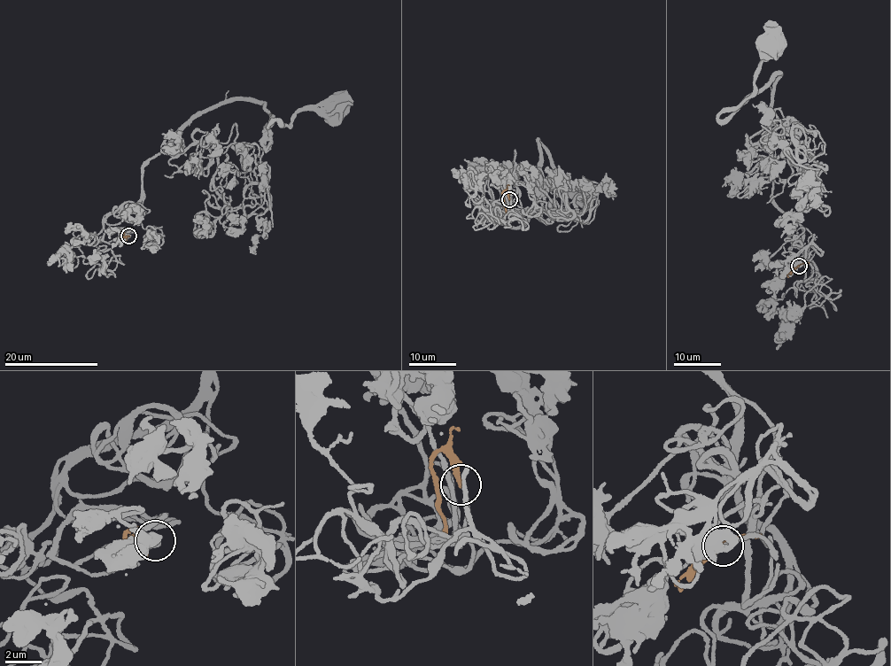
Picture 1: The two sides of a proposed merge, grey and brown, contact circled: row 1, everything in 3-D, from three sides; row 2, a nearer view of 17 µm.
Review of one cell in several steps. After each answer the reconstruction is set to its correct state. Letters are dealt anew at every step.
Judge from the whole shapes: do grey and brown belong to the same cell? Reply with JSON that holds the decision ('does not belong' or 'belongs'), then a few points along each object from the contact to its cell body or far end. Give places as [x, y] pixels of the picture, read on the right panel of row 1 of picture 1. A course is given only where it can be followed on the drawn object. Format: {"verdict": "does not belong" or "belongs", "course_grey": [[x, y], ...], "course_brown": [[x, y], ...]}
{"verdict": "belongs", "course_grey": [[800, 265], [812, 265], [805, 281], [800, 224], [773, 198], [780, 73], [719, 119], [751, 94], [772, 42]], "course_brown": [[800, 265], [791, 273], [800, 264], [809, 263]]}

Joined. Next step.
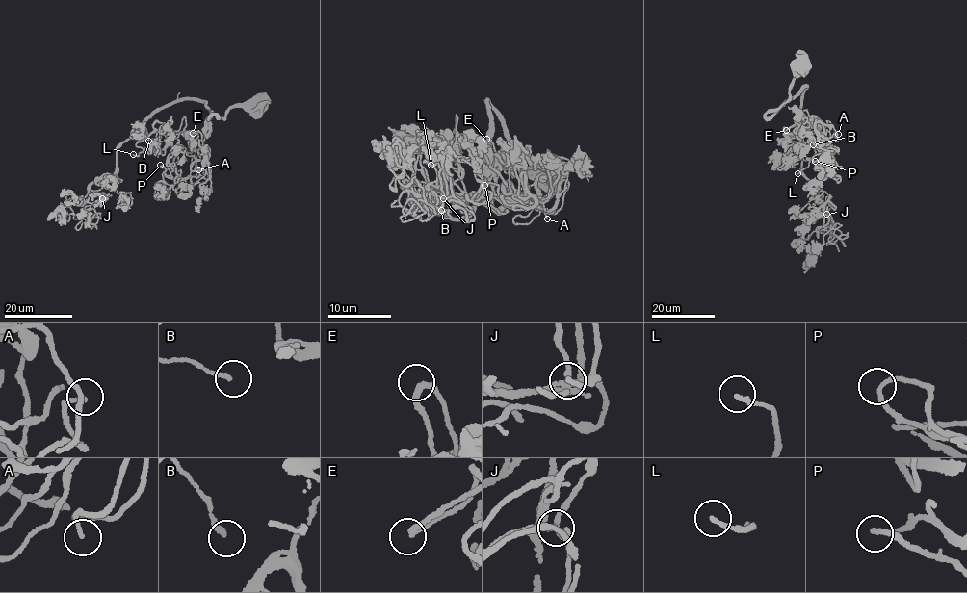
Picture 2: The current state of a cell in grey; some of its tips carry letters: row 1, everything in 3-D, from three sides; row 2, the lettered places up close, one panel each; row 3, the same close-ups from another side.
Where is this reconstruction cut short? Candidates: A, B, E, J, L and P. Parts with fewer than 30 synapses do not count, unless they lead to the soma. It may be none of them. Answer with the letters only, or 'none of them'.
L

